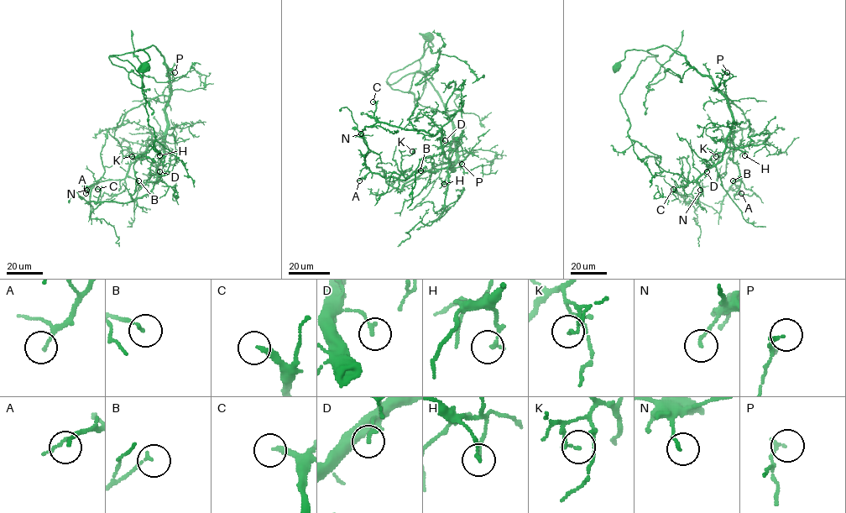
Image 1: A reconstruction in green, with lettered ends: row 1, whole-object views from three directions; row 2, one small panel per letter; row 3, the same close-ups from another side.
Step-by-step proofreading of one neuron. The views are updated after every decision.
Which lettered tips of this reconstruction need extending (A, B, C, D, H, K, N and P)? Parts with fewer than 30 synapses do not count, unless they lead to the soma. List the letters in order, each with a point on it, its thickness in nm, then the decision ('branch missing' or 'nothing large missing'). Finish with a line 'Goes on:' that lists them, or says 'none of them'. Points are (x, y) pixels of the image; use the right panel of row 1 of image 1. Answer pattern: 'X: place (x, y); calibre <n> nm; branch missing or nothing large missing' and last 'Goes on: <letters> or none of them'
A: place (741, 193); calibre 130 nm; nothing large missing
B: place (733, 180); calibre 130 nm; nothing large missing
C: place (673, 189); calibre 240 nm; branch missing
D: place (707, 171); calibre 160 nm; nothing large missing
H: place (744, 155); calibre 150 nm; nothing large missing
K: place (716, 156); calibre 120 nm; nothing large missing
N: place (700, 190); calibre 120 nm; nothing large missing
P: place (727, 72); calibre 150 nm; nothing large missing
Goes on: C

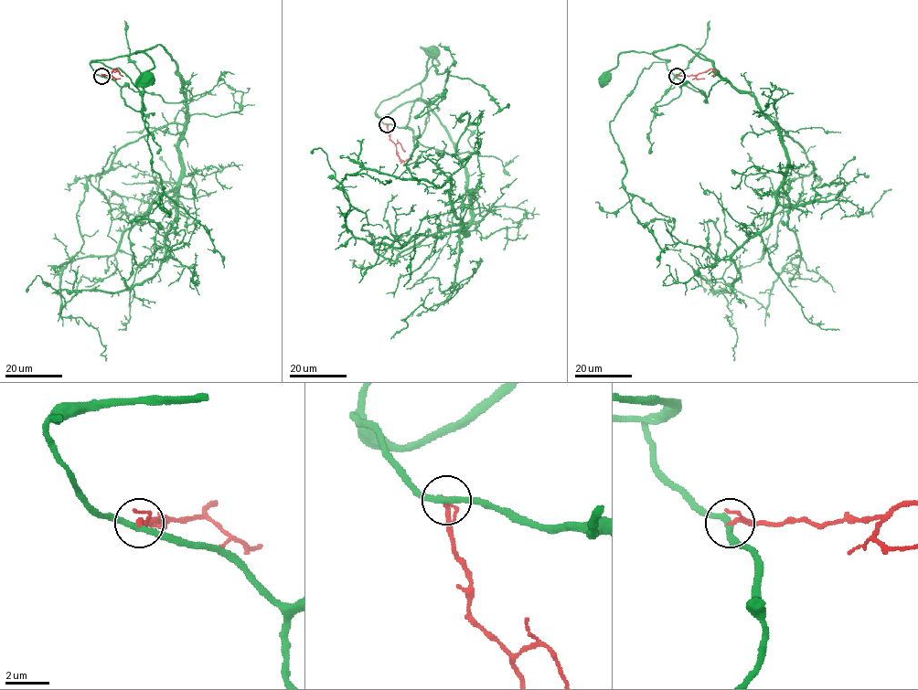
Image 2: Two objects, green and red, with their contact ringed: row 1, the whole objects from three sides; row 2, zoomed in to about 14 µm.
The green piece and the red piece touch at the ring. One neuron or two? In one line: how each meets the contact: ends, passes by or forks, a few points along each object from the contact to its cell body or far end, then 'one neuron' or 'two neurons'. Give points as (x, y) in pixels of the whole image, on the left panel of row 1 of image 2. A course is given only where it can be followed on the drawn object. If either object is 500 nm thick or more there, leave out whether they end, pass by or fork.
green passes by; red passes by; course green (101, 76), (95, 73), (90, 64), (139, 50), (149, 58), (154, 64), (148, 71), (148, 79); course red (101, 76), (111, 73), (115, 68), (122, 76); two neurons

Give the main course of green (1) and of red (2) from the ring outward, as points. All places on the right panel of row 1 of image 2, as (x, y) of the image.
1: (677, 76), (667, 68), (669, 60), (631, 50), (622, 52), (608, 79), (604, 79)
2: (677, 76), (691, 76), (711, 68), (714, 73), (711, 76)

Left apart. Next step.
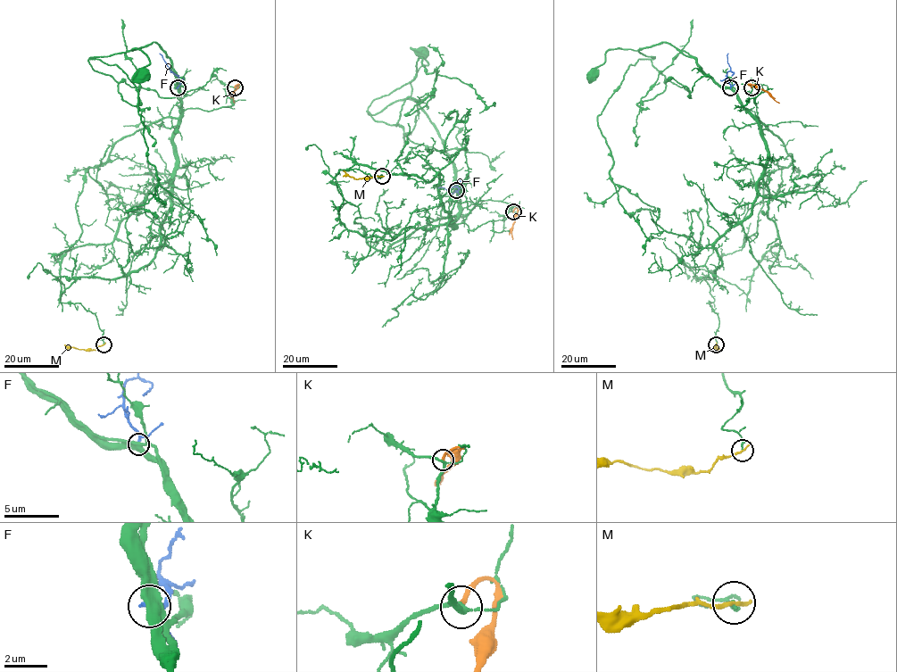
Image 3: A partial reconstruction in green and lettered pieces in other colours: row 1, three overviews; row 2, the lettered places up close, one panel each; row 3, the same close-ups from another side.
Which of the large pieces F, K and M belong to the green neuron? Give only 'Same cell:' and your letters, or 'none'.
Same cell: none

